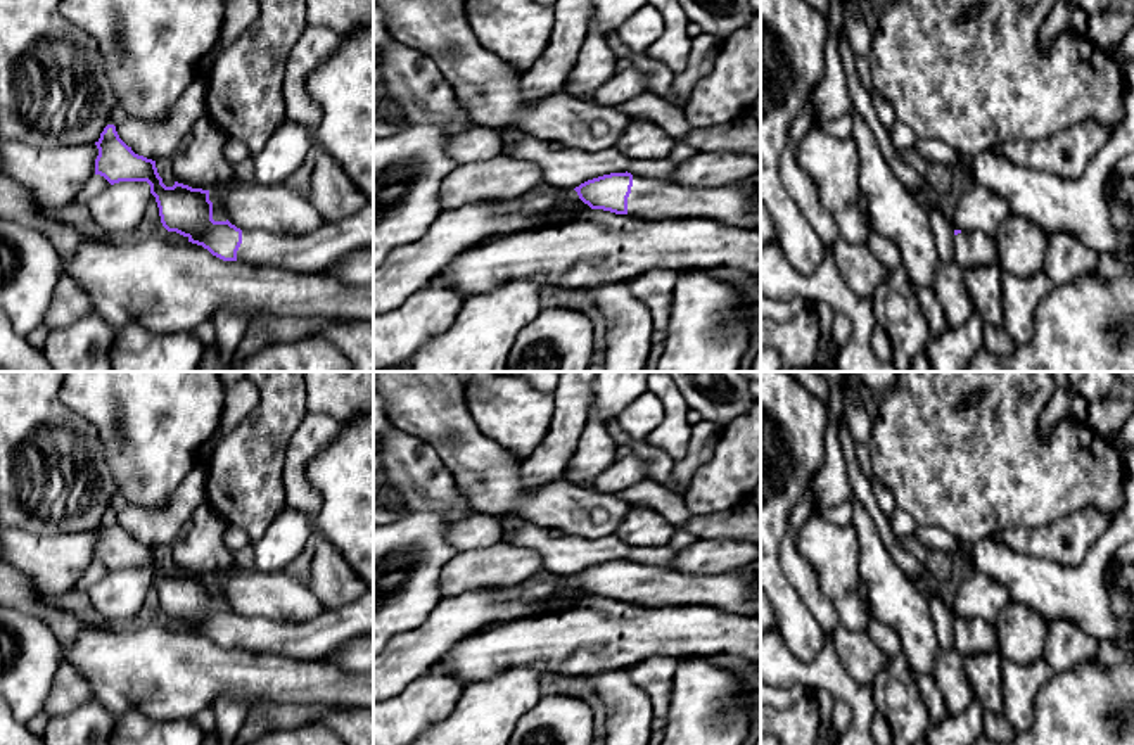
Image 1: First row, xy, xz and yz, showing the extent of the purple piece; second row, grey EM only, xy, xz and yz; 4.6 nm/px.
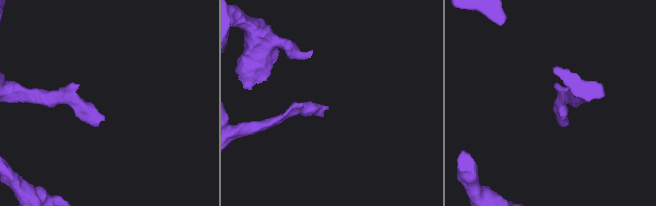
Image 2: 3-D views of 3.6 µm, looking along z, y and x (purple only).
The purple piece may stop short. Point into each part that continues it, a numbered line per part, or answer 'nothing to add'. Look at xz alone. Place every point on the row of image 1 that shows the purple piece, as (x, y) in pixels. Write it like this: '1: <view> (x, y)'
1: xz (652, 199)

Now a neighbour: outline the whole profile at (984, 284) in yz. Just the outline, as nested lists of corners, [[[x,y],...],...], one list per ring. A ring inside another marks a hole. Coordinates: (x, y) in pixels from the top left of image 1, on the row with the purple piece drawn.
[[[982,264],[963,273],[965,289],[970,292],[975,313],[987,325],[1003,325],[1003,270],[999,264]]]

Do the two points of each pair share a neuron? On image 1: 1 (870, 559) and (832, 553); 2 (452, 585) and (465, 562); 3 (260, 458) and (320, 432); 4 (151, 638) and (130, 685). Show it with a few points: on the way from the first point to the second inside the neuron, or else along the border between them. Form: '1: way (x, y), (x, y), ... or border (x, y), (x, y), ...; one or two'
1: border (851, 522), (858, 538), (858, 573), (861, 576); two
2: way (455, 579), (465, 567); one
3: border (308, 413), (286, 452), (286, 490); two
4: way (151, 650), (151, 662), (140, 673); one

